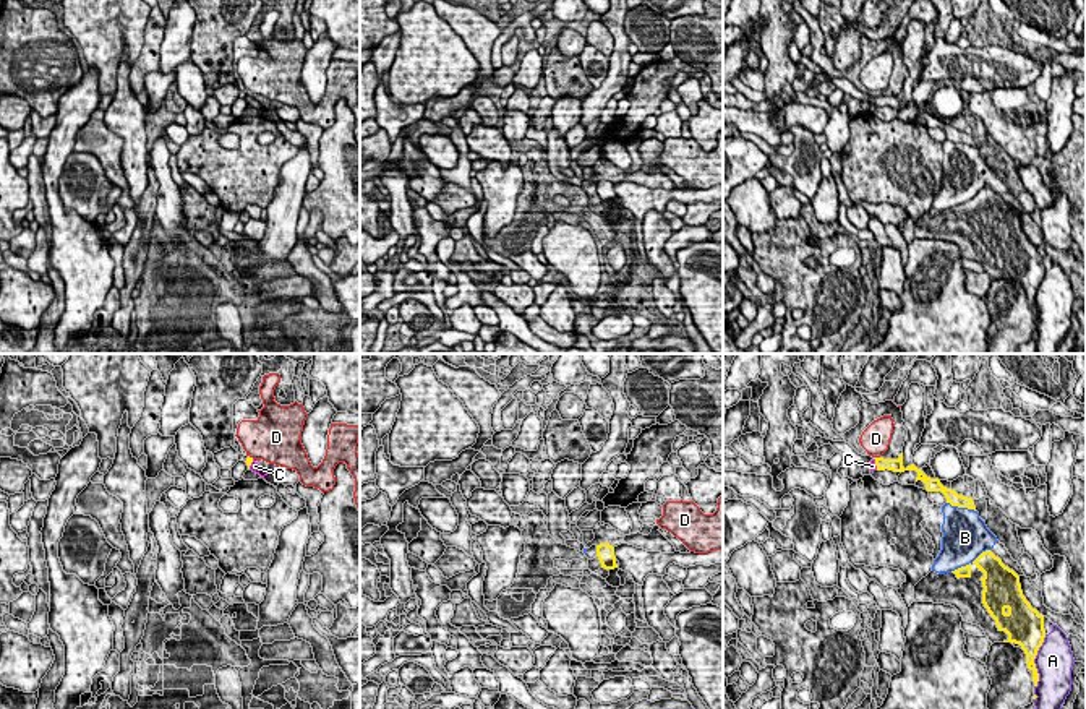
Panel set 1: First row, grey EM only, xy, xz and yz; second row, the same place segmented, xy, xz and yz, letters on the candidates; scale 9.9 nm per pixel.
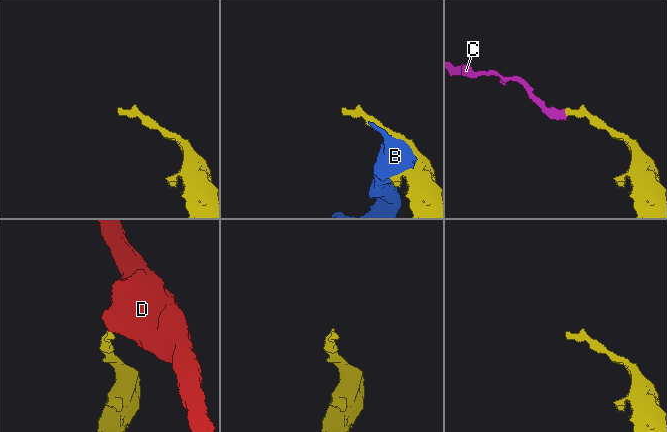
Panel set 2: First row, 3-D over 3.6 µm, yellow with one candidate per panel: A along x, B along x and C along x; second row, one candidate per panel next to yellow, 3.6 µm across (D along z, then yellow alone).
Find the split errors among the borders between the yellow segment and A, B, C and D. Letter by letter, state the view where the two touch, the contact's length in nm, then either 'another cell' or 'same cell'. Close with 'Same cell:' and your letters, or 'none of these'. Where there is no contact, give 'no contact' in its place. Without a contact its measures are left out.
A: yz | 550 nm | another cell
B: yz | 460 nm | another cell
C: yz | 130 nm | same cell
D: yz | 70 nm | another cell
Same cell: C

